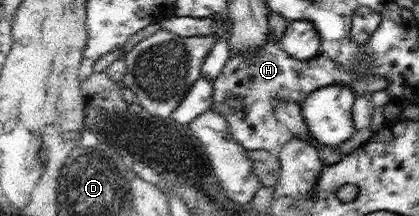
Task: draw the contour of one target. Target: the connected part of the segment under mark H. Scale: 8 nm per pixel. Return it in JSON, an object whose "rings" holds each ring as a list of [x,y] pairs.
{"rings":[[[268,41],[260,49],[231,56],[220,76],[212,82],[212,108],[228,120],[232,137],[239,141],[243,148],[278,151],[286,139],[282,137],[279,121],[274,113],[277,97],[284,101],[302,103],[308,94],[318,89],[330,85],[352,86],[358,79],[366,77],[365,69],[368,64],[371,64],[371,59],[344,71],[337,61],[321,52],[312,59],[302,61],[290,57],[281,42]]]}

